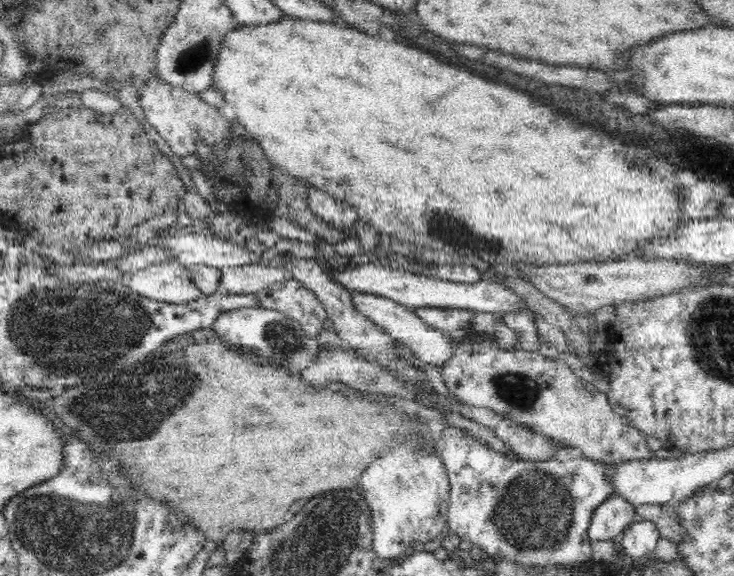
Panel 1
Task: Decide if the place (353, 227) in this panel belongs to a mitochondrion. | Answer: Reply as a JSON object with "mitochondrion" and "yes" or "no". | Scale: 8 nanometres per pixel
{"mitochondrion":"no"}

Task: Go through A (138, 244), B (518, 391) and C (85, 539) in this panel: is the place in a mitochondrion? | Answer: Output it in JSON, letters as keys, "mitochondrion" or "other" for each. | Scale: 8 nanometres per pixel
{"A":"other","B":"mitochondrion","C":"mitochondrion"}

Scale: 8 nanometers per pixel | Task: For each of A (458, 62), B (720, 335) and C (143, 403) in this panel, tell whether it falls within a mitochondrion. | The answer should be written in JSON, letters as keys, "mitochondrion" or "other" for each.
{"A":"other","B":"mitochondrion","C":"mitochondrion"}

